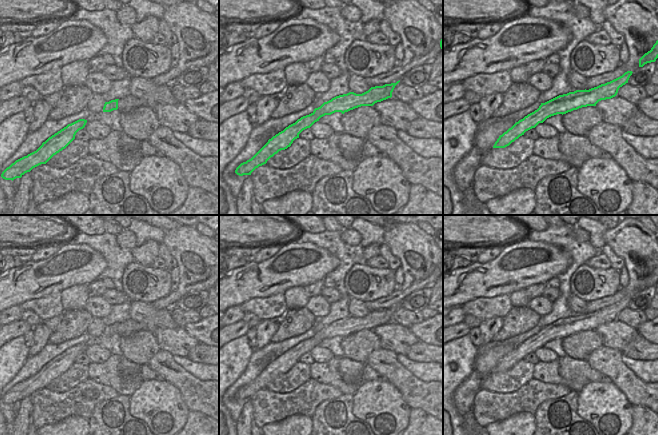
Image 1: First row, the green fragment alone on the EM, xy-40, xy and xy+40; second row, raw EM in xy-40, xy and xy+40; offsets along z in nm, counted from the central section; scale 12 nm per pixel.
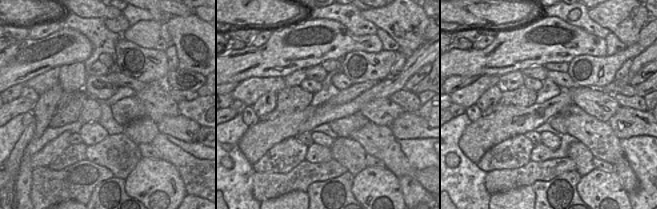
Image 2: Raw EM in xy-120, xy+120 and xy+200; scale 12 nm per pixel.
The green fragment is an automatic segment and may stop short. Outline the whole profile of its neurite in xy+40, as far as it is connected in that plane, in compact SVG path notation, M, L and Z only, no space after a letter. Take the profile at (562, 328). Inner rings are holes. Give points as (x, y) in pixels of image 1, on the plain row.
M627 295L622 300L589 314L576 314L541 327L537 334L516 346L511 352L500 359L493 372L505 372L509 370L520 360L524 359L526 355L535 352L539 347L543 347L551 340L557 338L563 339L582 331L596 330L601 324L615 321L619 312L628 307L632 297L632 295Z

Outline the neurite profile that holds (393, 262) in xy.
M382 243L379 247L379 251L380 255L387 261L388 268L395 271L398 267L400 267L400 260L391 253L387 244Z

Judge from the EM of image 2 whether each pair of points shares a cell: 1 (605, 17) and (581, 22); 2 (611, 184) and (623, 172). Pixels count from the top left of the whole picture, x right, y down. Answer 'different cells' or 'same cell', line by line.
1: different cells
2: different cells

